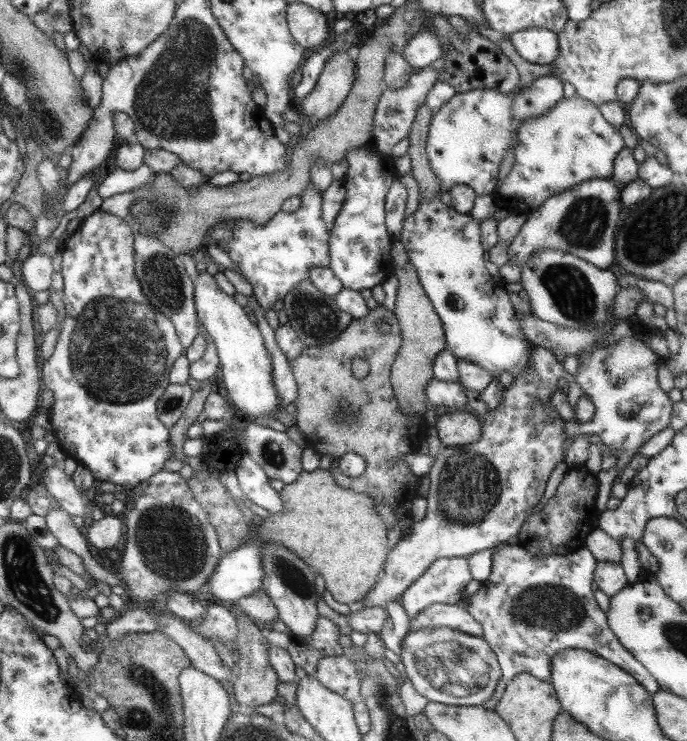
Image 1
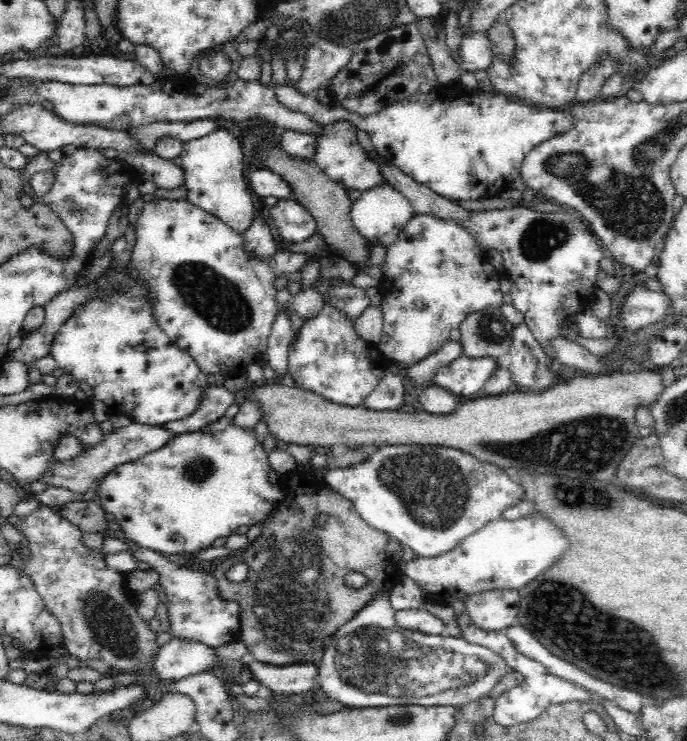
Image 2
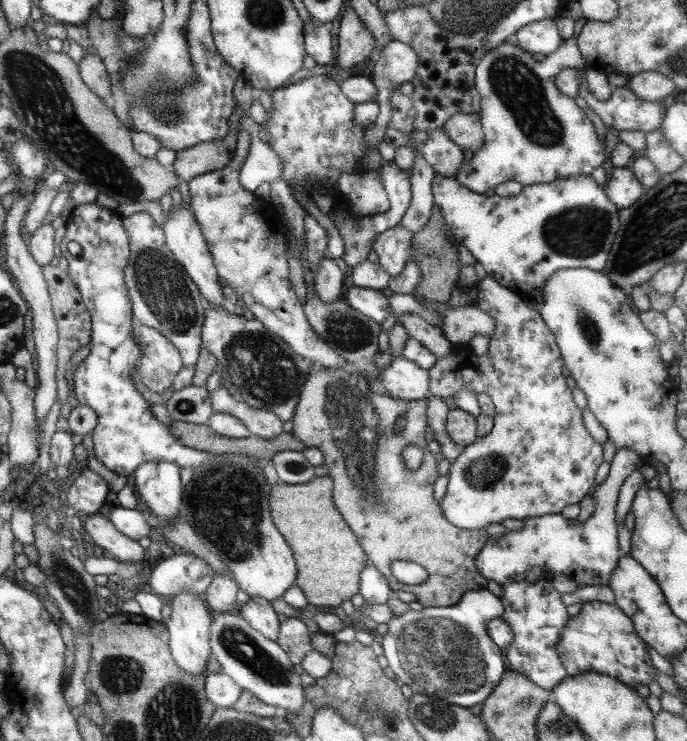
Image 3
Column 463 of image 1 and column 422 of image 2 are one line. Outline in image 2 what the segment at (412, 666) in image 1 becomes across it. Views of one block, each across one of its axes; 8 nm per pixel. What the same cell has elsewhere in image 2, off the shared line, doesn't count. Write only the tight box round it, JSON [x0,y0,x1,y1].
[317,592,514,708]

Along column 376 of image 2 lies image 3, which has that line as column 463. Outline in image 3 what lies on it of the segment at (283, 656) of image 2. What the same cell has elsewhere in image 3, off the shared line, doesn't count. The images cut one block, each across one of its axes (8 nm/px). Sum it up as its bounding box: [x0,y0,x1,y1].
[292,366,490,607]

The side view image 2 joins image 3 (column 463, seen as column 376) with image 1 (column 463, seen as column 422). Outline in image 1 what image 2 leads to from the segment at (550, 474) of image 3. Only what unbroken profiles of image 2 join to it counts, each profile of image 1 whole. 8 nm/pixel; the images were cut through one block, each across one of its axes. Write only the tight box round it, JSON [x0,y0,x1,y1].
[360,347,564,607]

